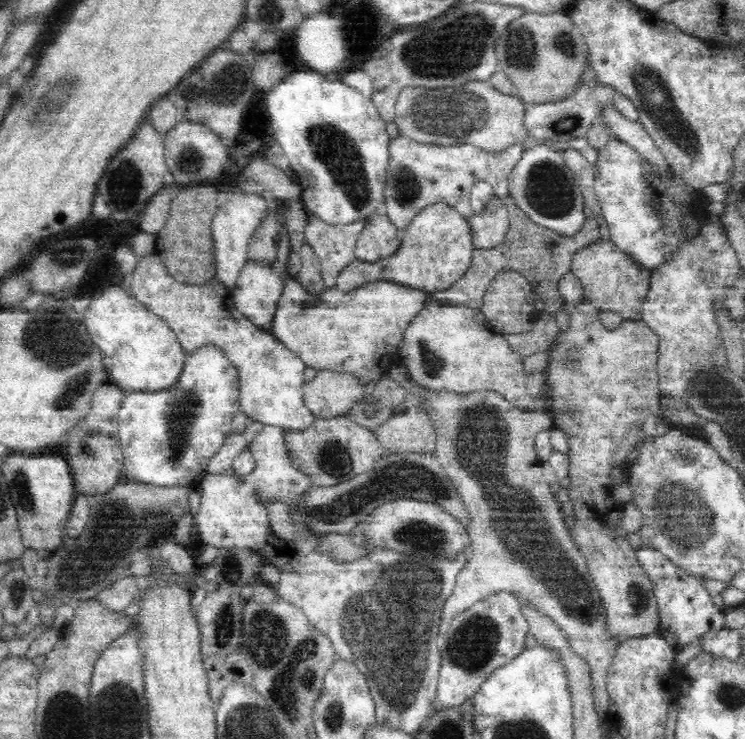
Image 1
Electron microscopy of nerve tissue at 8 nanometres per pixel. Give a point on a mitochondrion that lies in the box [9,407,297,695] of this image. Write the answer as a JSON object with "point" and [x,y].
{"point":[233,565]}

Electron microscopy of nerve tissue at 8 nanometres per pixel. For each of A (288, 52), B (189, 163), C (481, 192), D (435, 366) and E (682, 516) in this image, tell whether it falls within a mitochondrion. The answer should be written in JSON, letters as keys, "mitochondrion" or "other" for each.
{"A":"other","B":"mitochondrion","C":"other","D":"mitochondrion","E":"mitochondrion"}

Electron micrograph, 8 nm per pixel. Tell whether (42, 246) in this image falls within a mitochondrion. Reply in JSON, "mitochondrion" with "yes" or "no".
{"mitochondrion":"no"}

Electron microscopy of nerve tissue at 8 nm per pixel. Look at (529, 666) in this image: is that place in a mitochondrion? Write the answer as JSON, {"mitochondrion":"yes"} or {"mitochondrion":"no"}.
{"mitochondrion":"no"}

